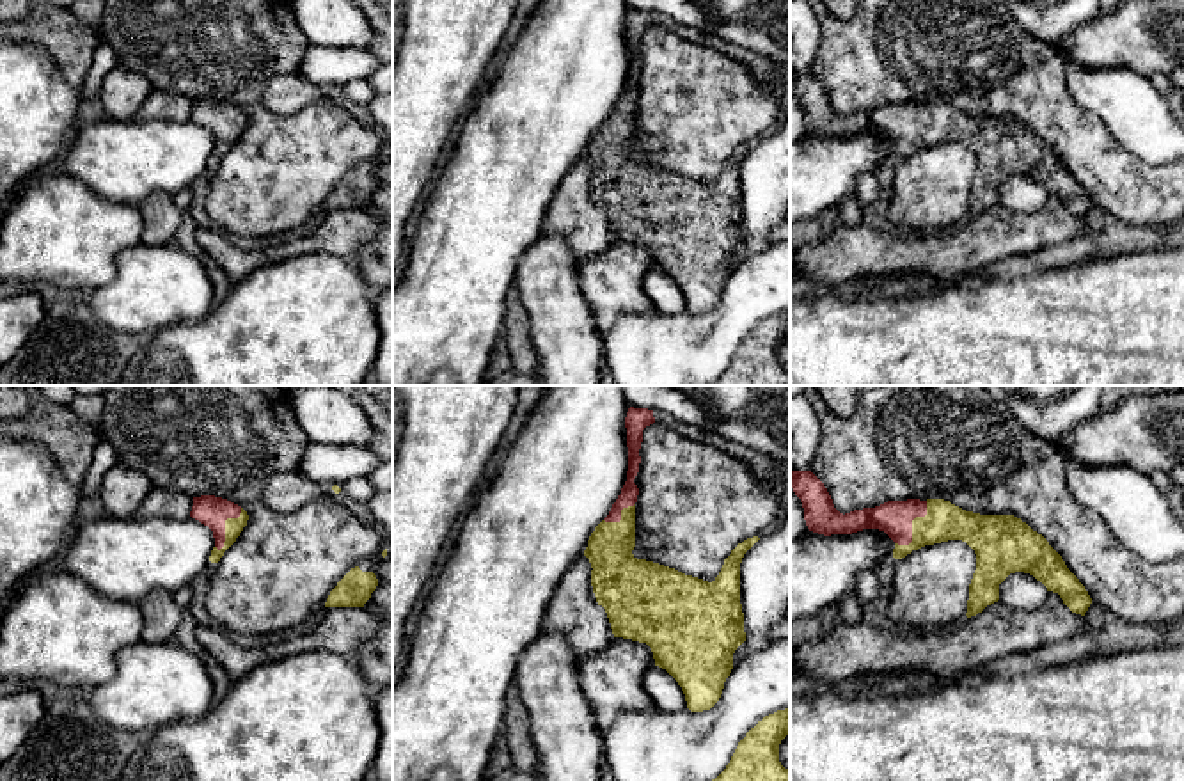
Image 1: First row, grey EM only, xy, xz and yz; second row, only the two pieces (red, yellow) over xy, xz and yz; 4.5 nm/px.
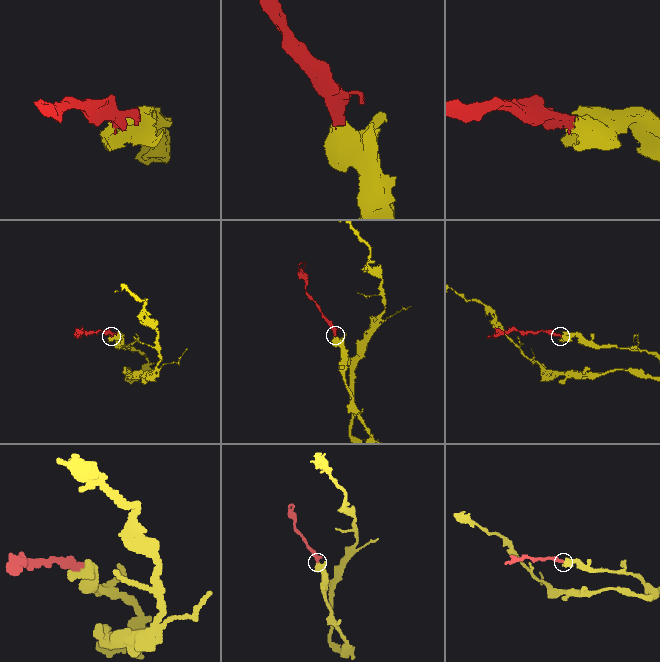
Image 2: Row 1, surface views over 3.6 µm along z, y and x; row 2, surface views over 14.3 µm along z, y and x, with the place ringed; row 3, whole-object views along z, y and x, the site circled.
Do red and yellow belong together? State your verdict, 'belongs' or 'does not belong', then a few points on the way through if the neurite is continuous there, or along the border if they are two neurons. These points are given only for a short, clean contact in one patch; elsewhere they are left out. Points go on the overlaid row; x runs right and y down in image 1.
belongs; runs through yz (895, 517), (911, 526), (943, 521)

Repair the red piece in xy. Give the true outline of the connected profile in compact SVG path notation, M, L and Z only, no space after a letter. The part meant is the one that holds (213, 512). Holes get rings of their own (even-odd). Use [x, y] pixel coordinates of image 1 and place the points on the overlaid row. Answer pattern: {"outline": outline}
{"outline": "M215 495L193 497L190 517L213 531L215 547L209 556L211 563L220 561L249 520L249 515L241 506Z"}

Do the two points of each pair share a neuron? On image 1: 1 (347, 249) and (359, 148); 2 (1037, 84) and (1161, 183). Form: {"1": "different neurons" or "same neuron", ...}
{"1": "different neurons", "2": "same neuron"}

